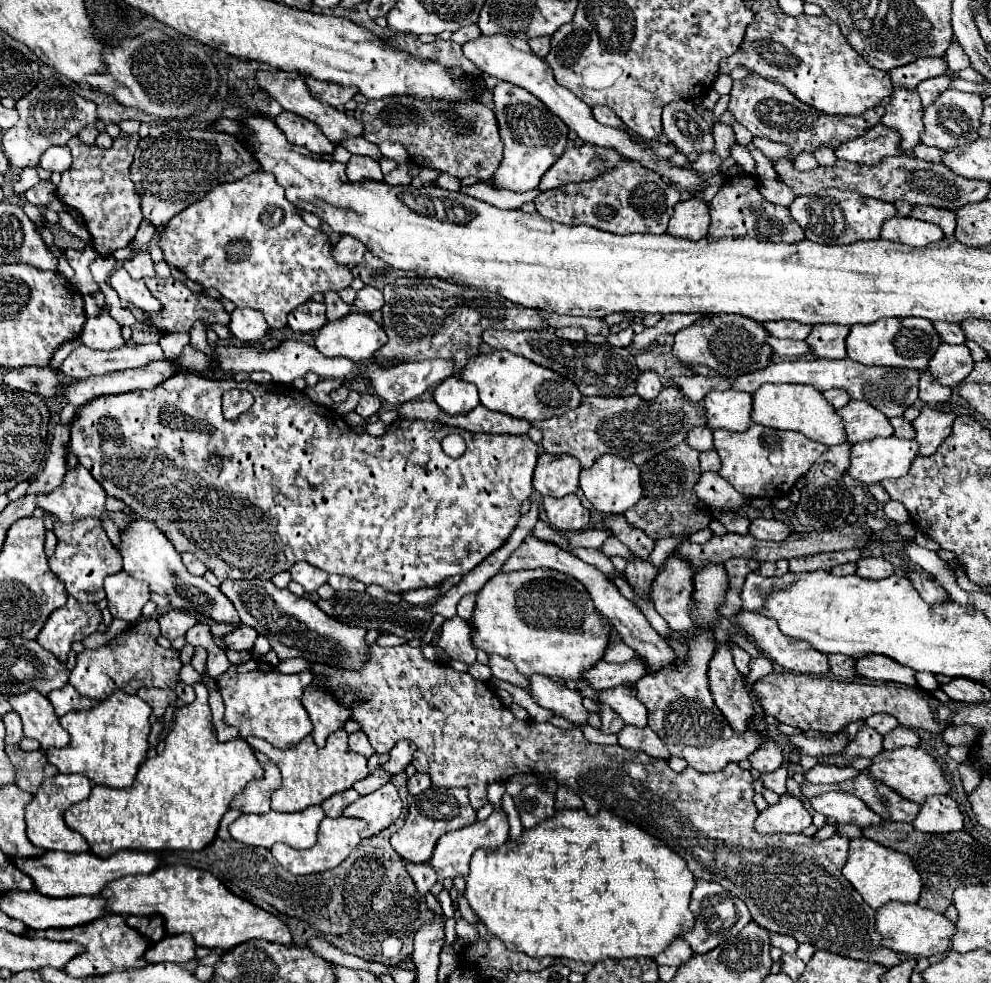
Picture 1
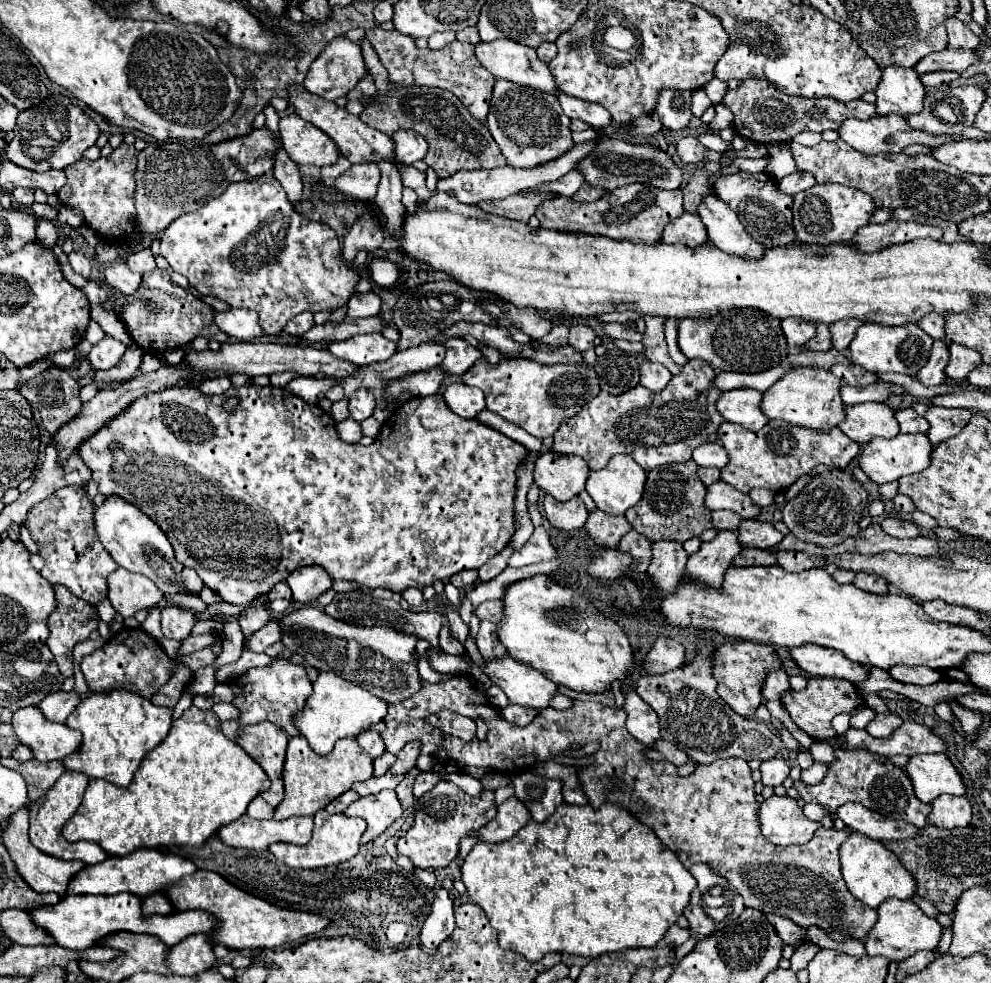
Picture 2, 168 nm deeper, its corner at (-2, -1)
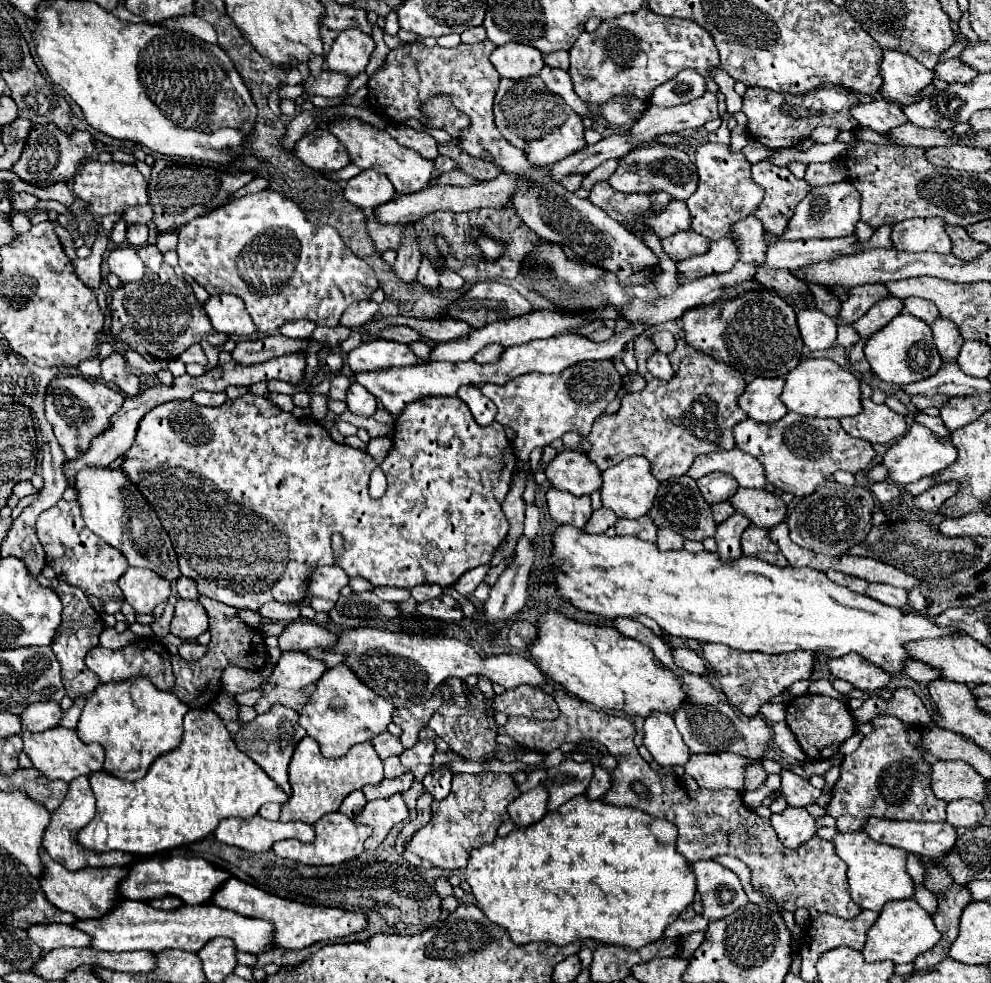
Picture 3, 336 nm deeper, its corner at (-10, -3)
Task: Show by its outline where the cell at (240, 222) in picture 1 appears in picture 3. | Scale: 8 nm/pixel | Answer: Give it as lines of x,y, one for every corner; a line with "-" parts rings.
269,188
263,190
263,192
257,192
257,194
247,194
247,196
241,196
241,198
235,198
231,200
229,204
221,206
221,208
215,208
213,212
205,214
205,216
199,216
195,220
191,220
189,224
181,226
179,228
179,246
177,246
177,254
179,254
179,266
181,270
191,276
199,286
203,286
211,296
217,296
217,294
223,294
223,292
231,292
239,298
243,298
245,306
247,306
247,312
251,314
253,322
257,324
257,330
261,334
275,334
277,328
281,328
285,322
291,322
291,320
313,320
317,326
337,326
339,324
339,318
341,314
355,302
361,302
361,300
369,300
371,294
377,290
377,276
375,276
375,270
361,258
357,258
341,240
339,232
333,228
333,226
327,226
327,224
311,224
309,220
305,220
305,214
303,210
287,196
283,196
281,192
271,192

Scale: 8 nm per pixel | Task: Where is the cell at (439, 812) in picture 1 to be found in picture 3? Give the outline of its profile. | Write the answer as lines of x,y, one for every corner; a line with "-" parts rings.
481,772
481,774
455,774
453,776
453,788
451,794
439,802
431,804
433,816
431,820
419,830
415,832
415,836
407,842
407,850
417,854
419,858
431,862
437,868
443,870
463,870
467,866
469,854
473,848
479,848
491,840
495,840
497,836
497,828
505,822
505,812
507,812
507,804
511,800
515,800
519,796
517,792
517,784
513,782
513,778
509,774
493,774
493,772

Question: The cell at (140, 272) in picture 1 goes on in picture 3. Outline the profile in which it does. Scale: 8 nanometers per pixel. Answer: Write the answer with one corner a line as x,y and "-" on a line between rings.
151,244
141,246
141,248
137,248
137,256
145,262
145,266
147,266
149,270
159,272
159,268
161,268
161,264
163,264
163,254
157,250
157,246
151,246

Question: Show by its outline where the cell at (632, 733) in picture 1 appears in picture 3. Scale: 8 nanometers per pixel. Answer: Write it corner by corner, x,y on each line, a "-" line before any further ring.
731,752
691,754
683,768
685,768
685,774
693,776
701,788
743,790
743,770
749,762
753,760
747,760

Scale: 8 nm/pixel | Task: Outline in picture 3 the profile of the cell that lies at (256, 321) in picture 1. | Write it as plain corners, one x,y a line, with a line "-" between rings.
223,294
223,296
211,296
203,304
213,328
217,332
223,332
227,336
249,336
255,334
255,322
247,314
247,308
239,296

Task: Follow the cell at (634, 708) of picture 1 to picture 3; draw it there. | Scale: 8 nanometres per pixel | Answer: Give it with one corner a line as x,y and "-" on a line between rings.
651,712
651,716
647,716
643,722
643,734
643,744
657,764
683,766
687,762
691,752
681,740
671,714

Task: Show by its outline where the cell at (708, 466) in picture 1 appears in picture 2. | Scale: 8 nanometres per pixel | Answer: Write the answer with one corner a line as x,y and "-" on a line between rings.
699,468
699,470
697,470
697,476
699,476
699,480
701,480
705,486
711,486
711,484
715,484
715,482
721,480
721,478
719,478
719,470
715,470
715,468

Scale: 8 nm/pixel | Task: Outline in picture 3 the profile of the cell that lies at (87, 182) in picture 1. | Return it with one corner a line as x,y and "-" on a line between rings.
89,160
81,166
71,188
73,188
73,194
77,196
77,200
81,200
85,204
85,210
91,216
123,214
125,208
143,206
149,202
147,180
143,178
143,174
137,170
135,164
123,164
123,162
103,164
99,160

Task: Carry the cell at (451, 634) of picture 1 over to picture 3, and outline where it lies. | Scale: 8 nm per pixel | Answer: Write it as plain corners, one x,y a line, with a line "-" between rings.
441,594
439,598
419,604
417,612
431,616
435,620
441,620
441,622
449,622
449,624
459,624
463,620
461,604
453,596
447,596
447,594

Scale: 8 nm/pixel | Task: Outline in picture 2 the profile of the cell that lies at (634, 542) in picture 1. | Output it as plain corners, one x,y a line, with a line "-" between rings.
595,510
589,514
585,522
587,534
595,540
595,544
605,544
611,548
617,548
619,538
631,528
631,524
625,520
625,516
611,516
601,510

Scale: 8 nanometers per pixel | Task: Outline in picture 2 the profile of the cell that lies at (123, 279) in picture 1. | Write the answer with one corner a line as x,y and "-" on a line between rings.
115,262
115,264
105,266
105,282
111,288
119,290
121,294
129,296
129,294
133,294
139,288
141,276
135,274
135,272
131,272
125,262

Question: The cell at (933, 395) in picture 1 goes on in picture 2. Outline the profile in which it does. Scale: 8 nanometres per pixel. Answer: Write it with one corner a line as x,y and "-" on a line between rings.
935,340
933,348
931,348
931,356
927,360
927,364
923,366
923,370
919,370
917,380
925,386
939,386
947,380
945,376
945,366
949,362
949,348
947,342
943,340

